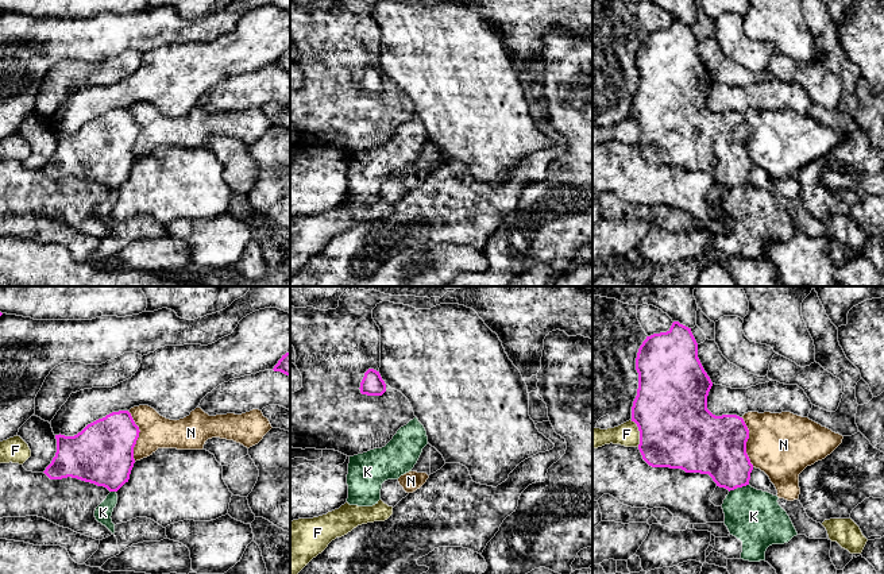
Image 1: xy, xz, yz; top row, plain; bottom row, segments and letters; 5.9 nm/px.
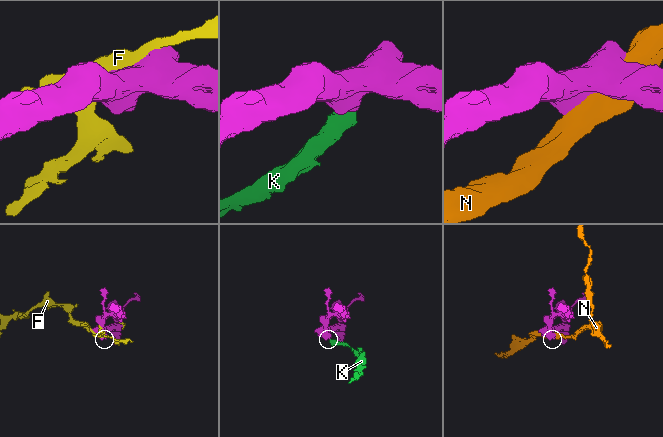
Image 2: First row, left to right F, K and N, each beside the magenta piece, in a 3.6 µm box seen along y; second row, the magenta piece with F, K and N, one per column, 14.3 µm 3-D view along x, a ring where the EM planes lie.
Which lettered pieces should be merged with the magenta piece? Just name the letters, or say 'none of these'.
none of these

